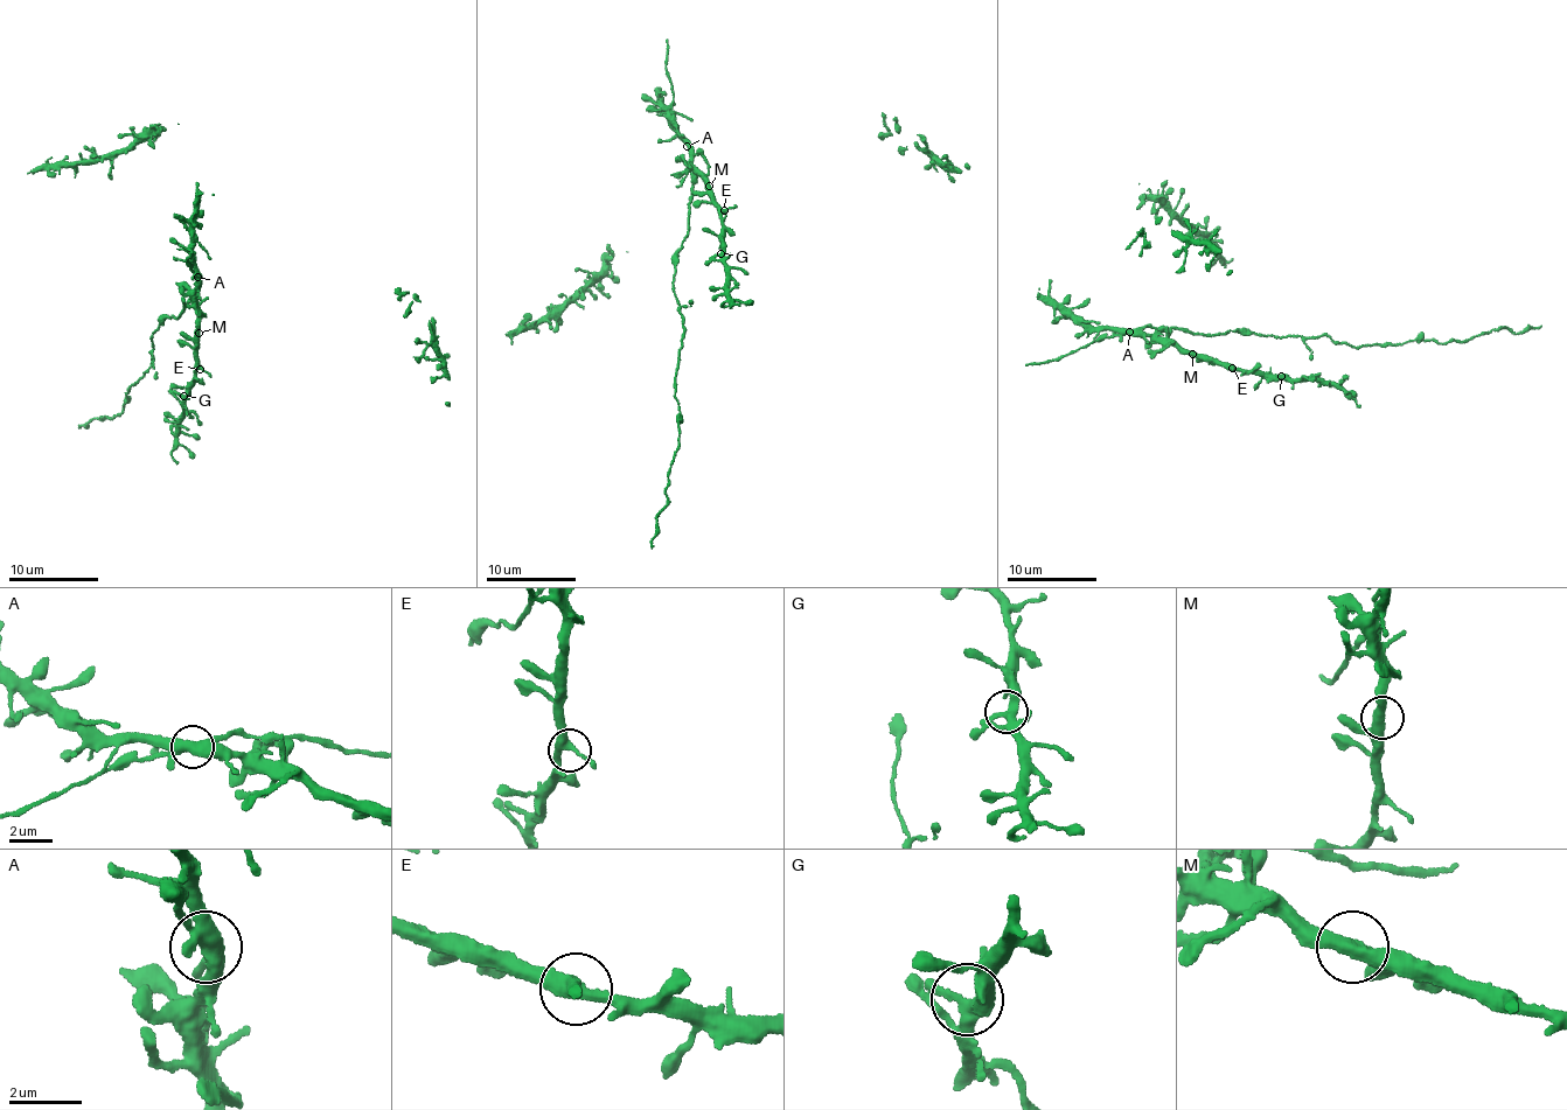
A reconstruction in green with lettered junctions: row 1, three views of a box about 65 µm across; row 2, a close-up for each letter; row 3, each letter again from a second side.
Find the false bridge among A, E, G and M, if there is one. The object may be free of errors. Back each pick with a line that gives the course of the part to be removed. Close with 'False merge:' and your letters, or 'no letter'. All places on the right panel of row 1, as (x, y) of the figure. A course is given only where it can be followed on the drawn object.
False merge: no letter

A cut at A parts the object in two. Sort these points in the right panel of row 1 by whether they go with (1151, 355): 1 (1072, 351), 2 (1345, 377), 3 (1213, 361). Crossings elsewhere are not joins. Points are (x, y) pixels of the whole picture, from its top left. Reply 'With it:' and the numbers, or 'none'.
With it: 1, 2, 3

